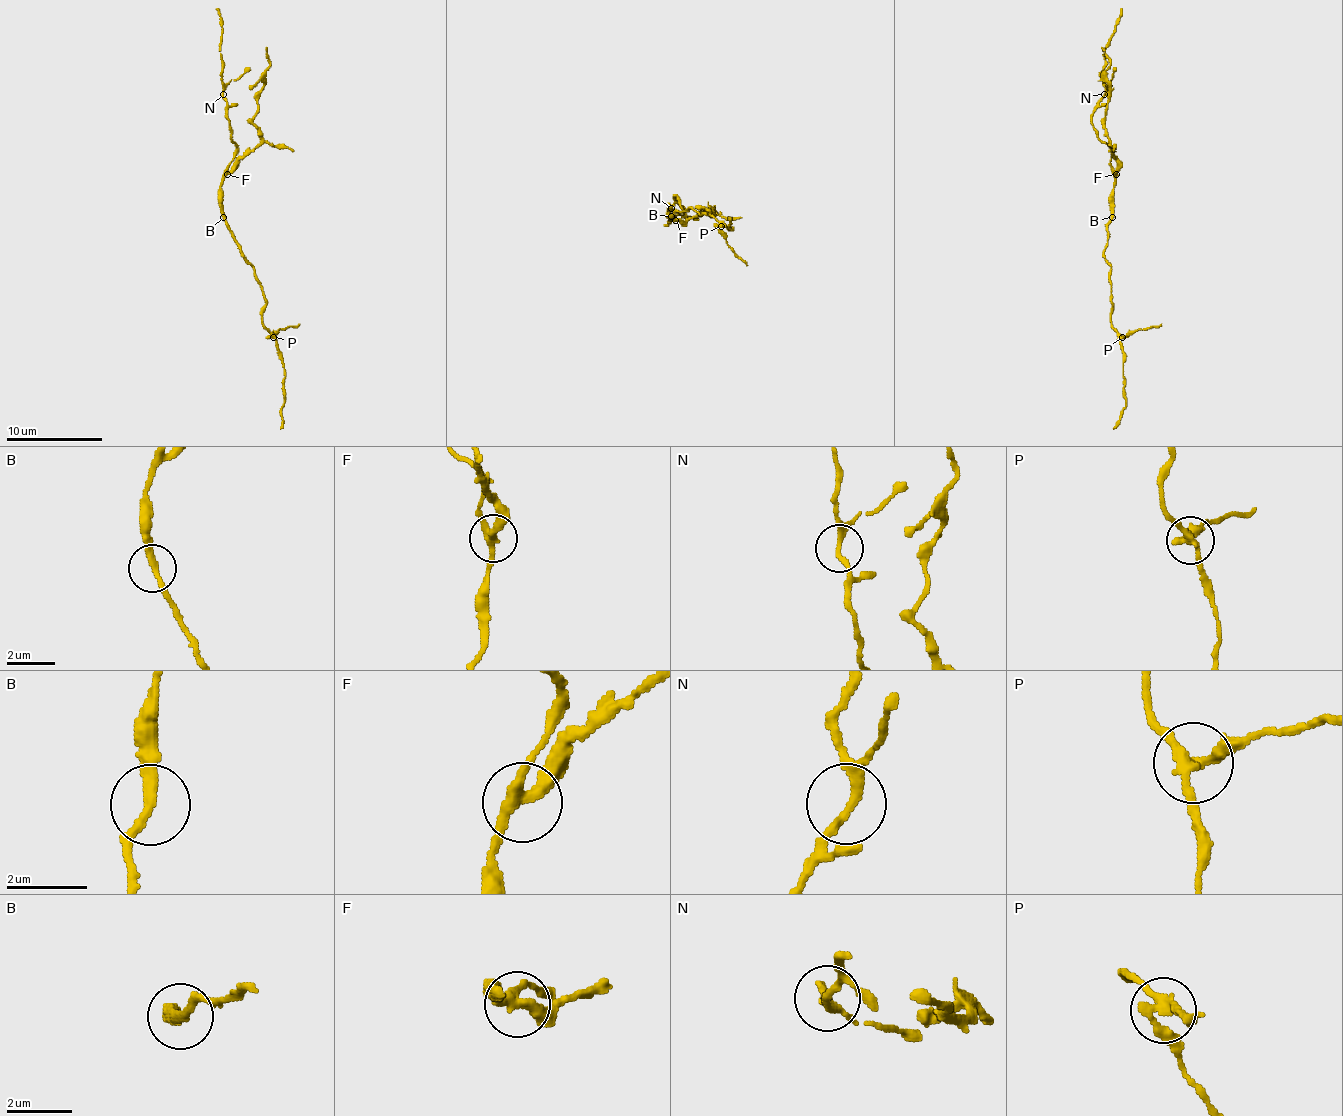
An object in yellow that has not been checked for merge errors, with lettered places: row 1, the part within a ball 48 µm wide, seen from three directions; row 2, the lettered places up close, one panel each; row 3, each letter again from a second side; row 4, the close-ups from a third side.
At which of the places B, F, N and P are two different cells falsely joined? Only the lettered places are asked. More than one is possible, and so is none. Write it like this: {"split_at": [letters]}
{"split_at": ["F", "P"]}

